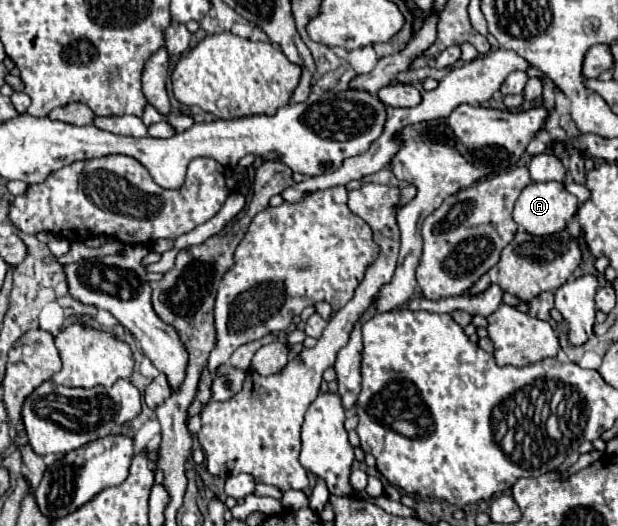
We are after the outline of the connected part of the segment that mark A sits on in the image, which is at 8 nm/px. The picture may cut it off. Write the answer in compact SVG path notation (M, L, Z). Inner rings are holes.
M562 182L528 184L516 200L514 222L534 236L556 234L566 228L576 212L578 200Z

